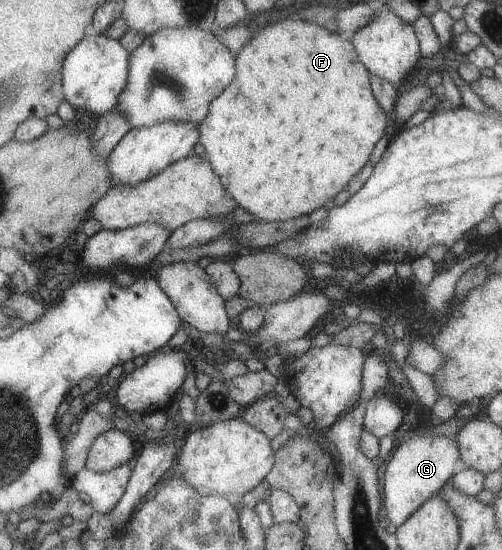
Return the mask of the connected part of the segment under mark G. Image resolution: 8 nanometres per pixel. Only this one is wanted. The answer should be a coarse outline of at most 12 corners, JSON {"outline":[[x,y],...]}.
{"outline":[[414,434],[384,465],[382,508],[400,526],[453,476],[454,437]]}

